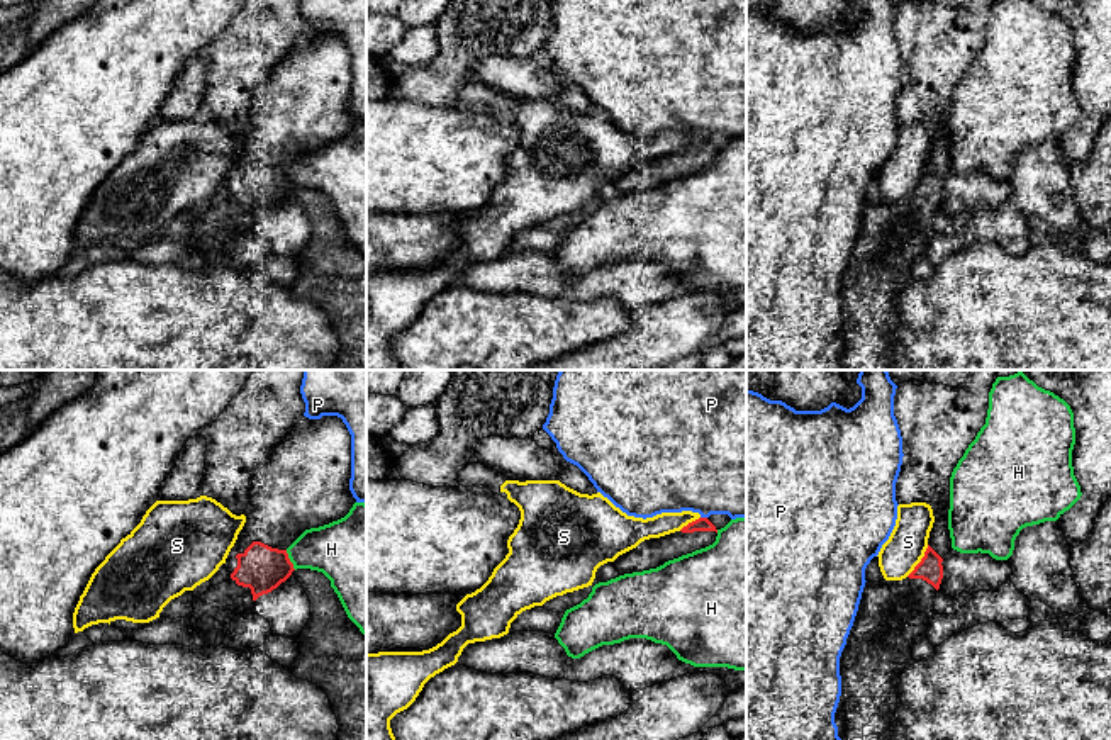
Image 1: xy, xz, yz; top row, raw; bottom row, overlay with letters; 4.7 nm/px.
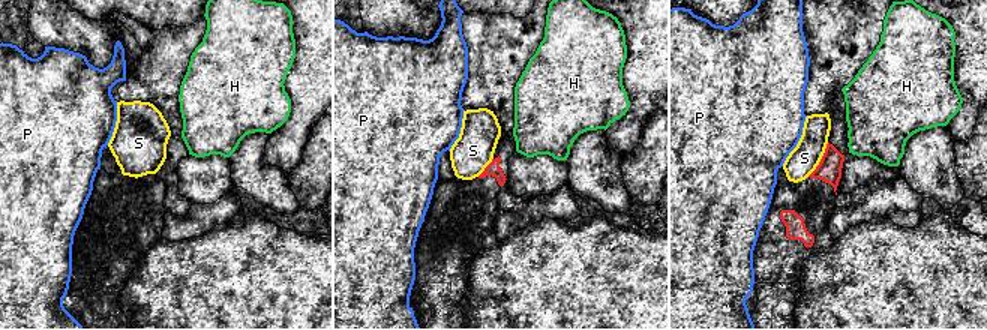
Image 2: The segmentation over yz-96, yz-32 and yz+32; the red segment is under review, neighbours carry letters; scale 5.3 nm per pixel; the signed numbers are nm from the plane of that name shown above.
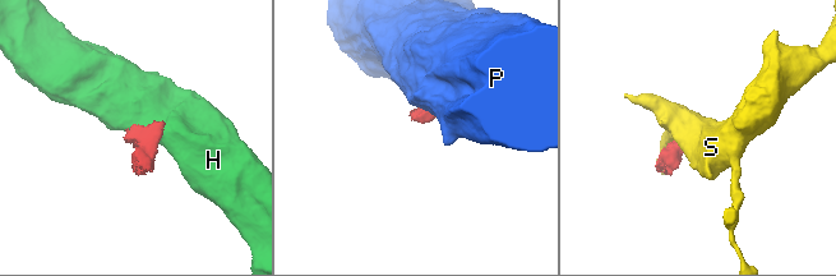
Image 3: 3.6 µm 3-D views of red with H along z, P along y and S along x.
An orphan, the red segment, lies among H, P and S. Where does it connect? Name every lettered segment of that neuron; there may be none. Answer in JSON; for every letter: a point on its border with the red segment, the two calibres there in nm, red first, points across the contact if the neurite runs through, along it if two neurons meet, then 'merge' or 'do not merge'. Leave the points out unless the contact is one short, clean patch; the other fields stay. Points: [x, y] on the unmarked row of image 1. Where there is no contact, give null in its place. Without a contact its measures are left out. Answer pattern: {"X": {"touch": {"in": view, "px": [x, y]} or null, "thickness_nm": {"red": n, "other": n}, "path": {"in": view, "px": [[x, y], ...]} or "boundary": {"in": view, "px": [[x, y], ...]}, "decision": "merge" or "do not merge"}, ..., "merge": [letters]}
{"H": {"touch": {"in": "xy", "px": [289, 180]}, "thickness_nm": {"red": 220, "other": 280}, "boundary": {"in": "xy", "px": [[285, 170], [295, 189]]}, "decision": "do not merge"}, "P": {"touch": {"in": "xz", "px": [704, 138]}, "thickness_nm": {"red": 60, "other": 460}, "decision": "do not merge"}, "S": {"touch": {"in": "yz", "px": [921, 180]}, "thickness_nm": {"red": 120, "other": 190}, "decision": "do not merge"}, "merge": []}

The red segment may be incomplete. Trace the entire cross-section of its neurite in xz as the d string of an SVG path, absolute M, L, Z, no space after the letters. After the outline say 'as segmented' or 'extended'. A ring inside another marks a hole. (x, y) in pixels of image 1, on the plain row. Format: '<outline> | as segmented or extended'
M699 137L680 151L650 158L619 175L614 187L619 195L656 188L668 180L706 168L716 161L717 149L707 137Z | extended

